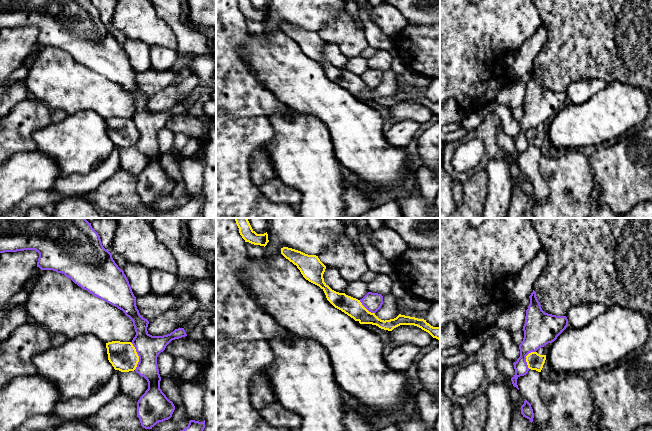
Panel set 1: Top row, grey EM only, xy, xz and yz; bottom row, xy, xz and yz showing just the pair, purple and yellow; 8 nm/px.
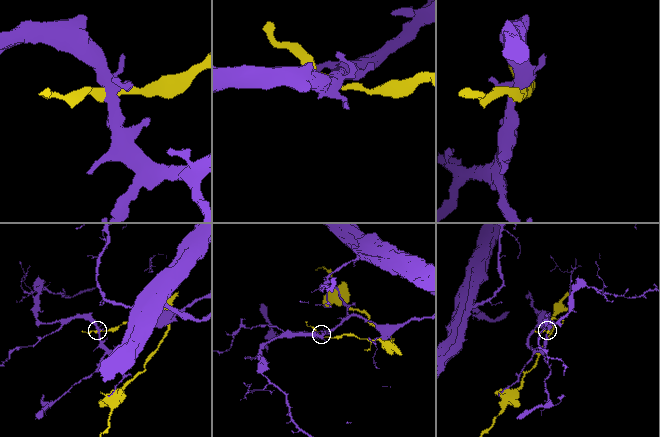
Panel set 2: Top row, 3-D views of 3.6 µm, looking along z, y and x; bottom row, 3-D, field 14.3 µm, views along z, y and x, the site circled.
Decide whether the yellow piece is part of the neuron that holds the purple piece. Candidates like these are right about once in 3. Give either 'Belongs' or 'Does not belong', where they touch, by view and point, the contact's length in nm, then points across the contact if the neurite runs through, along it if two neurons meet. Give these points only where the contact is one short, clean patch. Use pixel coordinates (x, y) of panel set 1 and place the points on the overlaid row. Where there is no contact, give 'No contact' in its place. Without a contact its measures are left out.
Does not belong. Touches purple at xy (138, 355). Shared border 220 nm. Boundary: xy (130, 342), (138, 356), (138, 363), (135, 369)

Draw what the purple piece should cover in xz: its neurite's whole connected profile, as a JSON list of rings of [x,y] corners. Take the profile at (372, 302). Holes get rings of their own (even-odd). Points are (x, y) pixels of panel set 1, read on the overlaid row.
[[[368,292],[362,299],[362,305],[371,313],[376,313],[383,304],[383,296],[378,293]]]

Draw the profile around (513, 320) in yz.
[[[525,298],[514,304],[508,311],[502,313],[494,323],[495,327],[515,332],[523,329],[525,324],[526,310],[530,304],[530,298]]]

